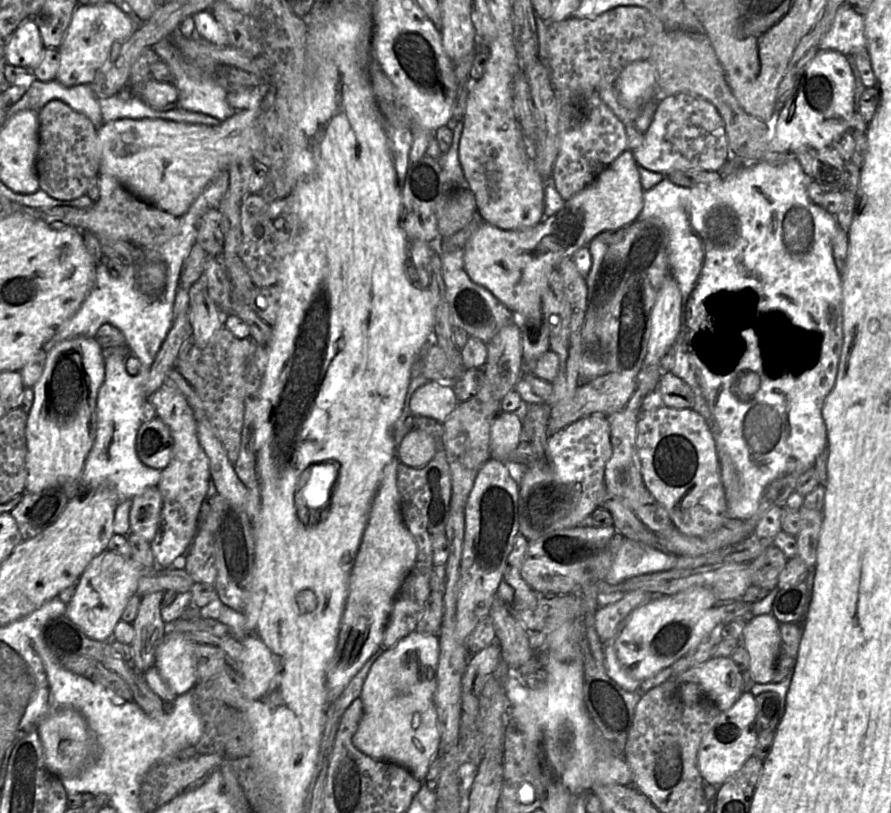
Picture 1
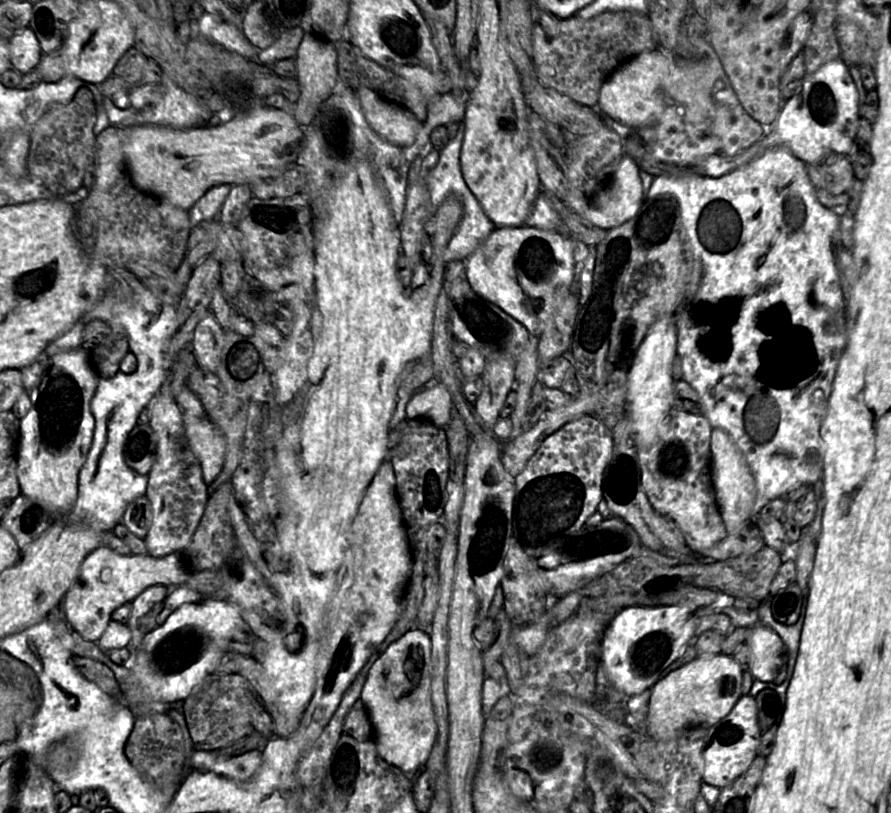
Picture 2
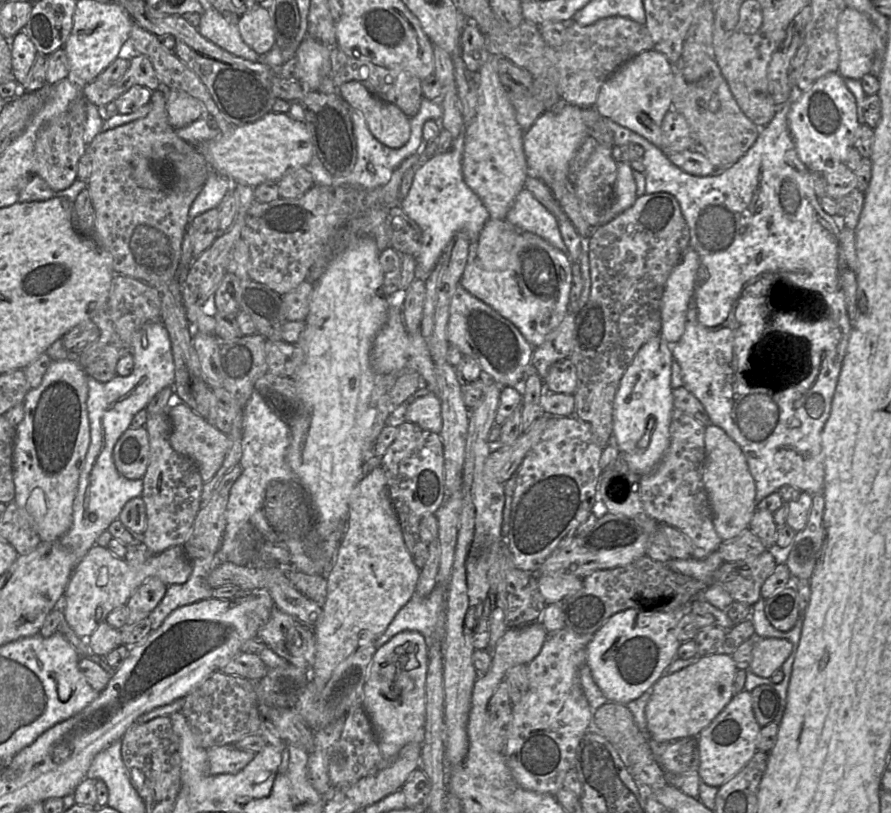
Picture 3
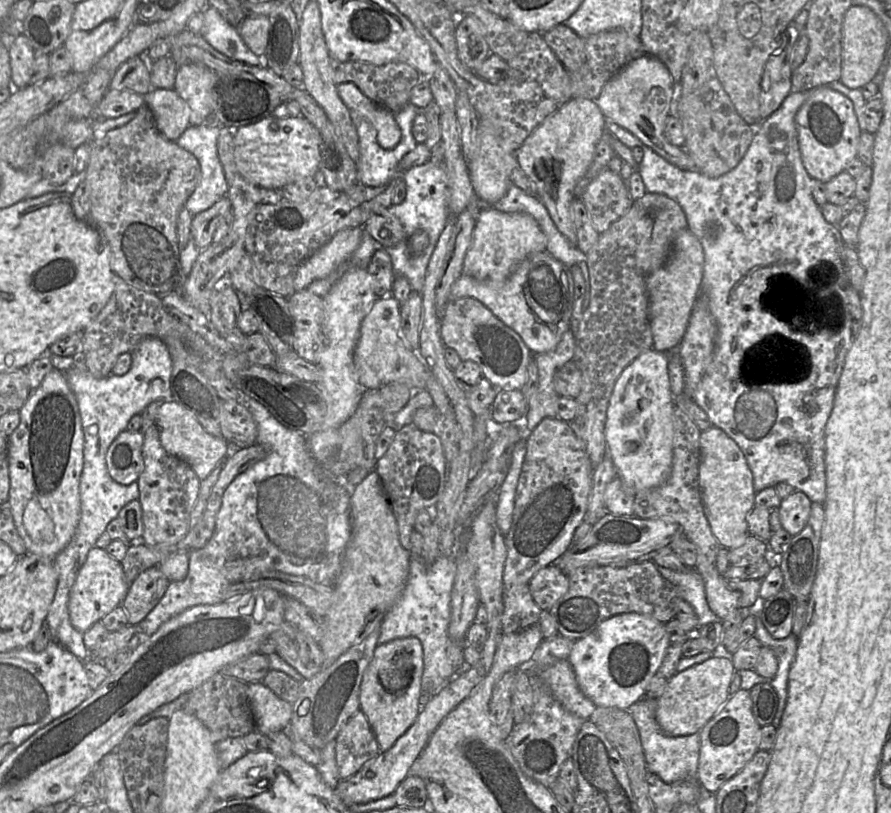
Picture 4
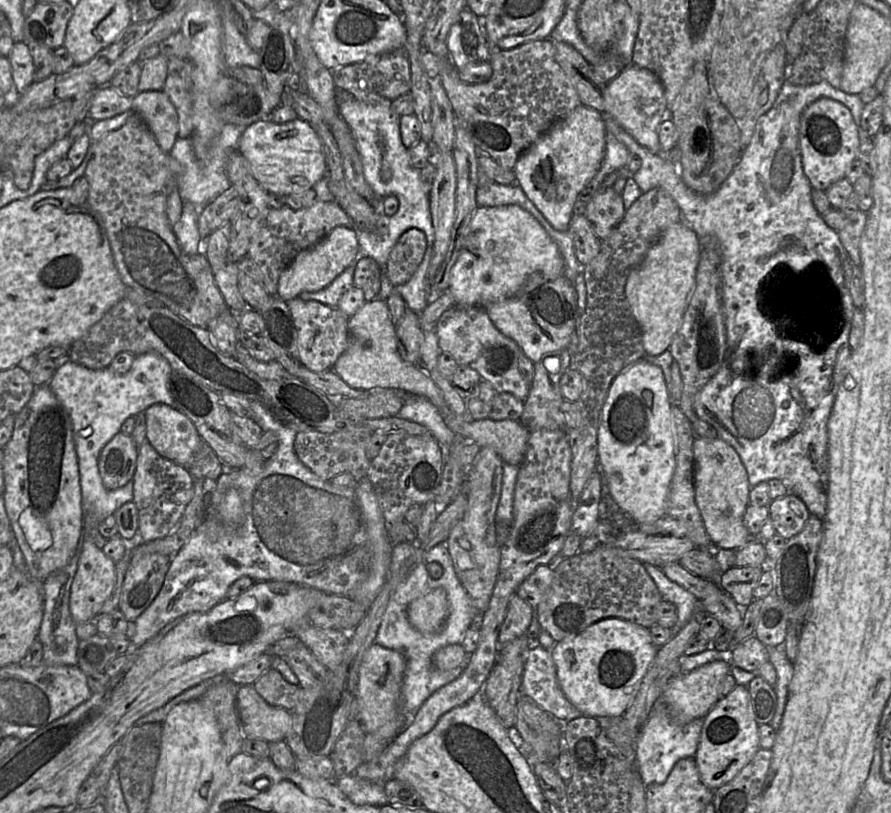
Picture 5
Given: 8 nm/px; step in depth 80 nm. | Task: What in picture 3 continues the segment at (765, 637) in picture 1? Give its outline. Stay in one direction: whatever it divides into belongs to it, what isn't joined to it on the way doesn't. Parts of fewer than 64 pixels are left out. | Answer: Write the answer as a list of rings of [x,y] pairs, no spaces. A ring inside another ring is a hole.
[[[756,639],[752,651],[750,670],[762,678],[770,678],[781,669],[792,651],[792,644],[784,639]]]

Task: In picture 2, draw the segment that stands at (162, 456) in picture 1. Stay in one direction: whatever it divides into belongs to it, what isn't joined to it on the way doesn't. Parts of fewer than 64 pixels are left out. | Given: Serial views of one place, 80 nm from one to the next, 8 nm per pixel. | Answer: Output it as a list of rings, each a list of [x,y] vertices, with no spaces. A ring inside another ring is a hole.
[[[149,424],[136,425],[128,434],[123,445],[123,459],[135,472],[146,475],[155,460],[158,437]]]

